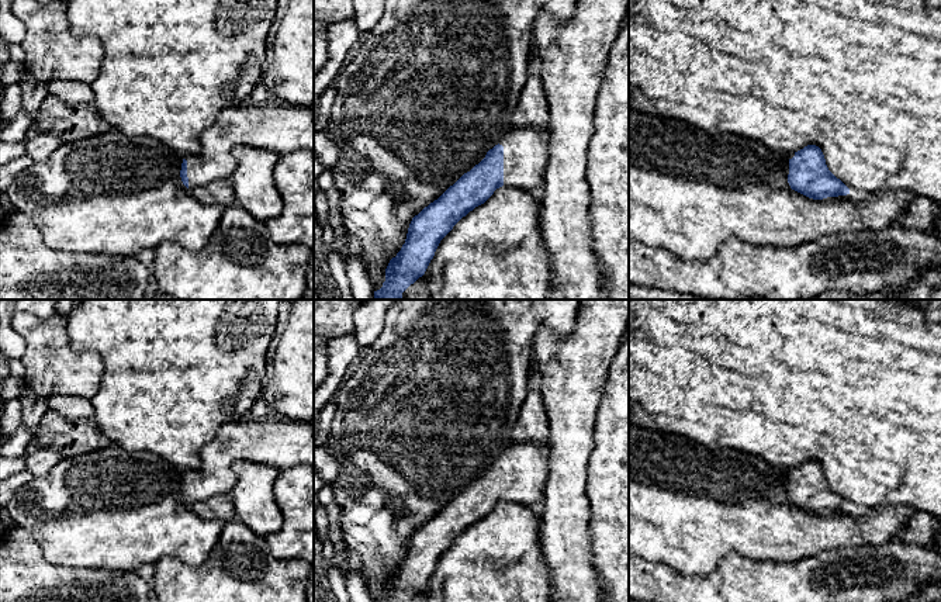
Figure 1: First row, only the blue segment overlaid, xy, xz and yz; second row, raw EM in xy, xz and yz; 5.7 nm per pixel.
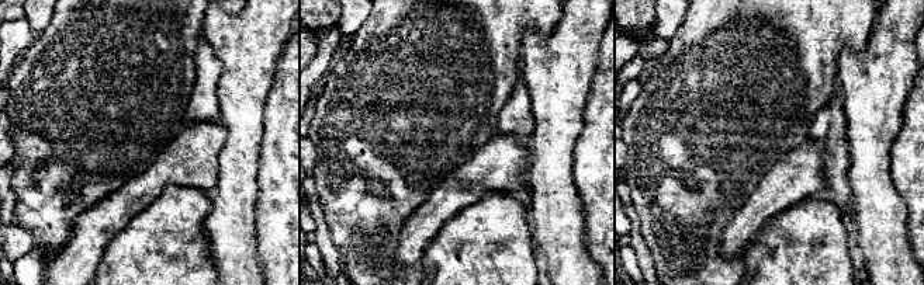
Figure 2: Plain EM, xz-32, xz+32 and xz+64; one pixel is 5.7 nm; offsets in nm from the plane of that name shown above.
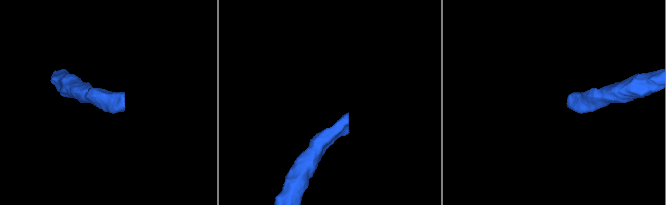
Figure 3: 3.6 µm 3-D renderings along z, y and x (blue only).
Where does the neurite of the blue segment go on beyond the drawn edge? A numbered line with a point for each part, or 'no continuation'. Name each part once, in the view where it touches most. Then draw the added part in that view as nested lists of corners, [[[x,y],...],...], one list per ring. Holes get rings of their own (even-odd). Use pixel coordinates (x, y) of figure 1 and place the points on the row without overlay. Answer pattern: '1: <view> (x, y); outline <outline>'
1: xz (525, 464); outline [[[512,443],[498,459],[504,461],[504,501],[539,508],[547,481],[550,444]]]

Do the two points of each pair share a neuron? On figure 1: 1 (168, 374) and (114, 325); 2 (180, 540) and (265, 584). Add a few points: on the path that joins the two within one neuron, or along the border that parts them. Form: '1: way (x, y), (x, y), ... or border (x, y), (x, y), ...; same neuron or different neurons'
1: way (156, 360), (128, 332); same neuron
2: border (224, 525), (204, 561), (190, 566), (176, 559); different neurons

